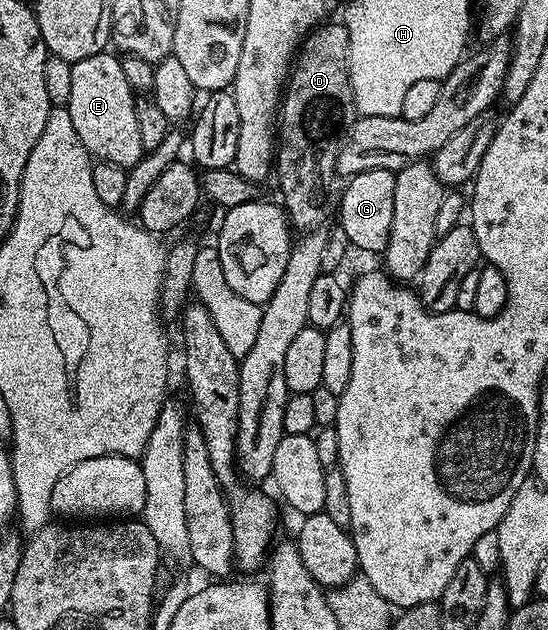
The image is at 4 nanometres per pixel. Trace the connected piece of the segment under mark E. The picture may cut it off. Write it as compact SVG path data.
M104 52L71 63L71 71L73 92L69 92L66 107L73 119L73 128L77 128L77 136L81 136L81 144L85 144L92 159L124 168L138 164L145 151L141 144L141 131L137 129L137 94L125 80L120 59L114 53Z

